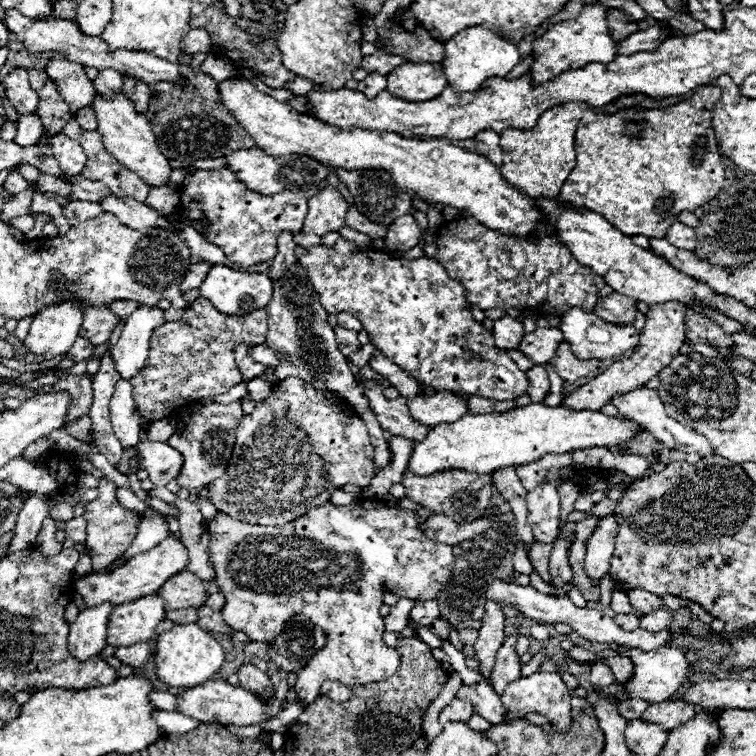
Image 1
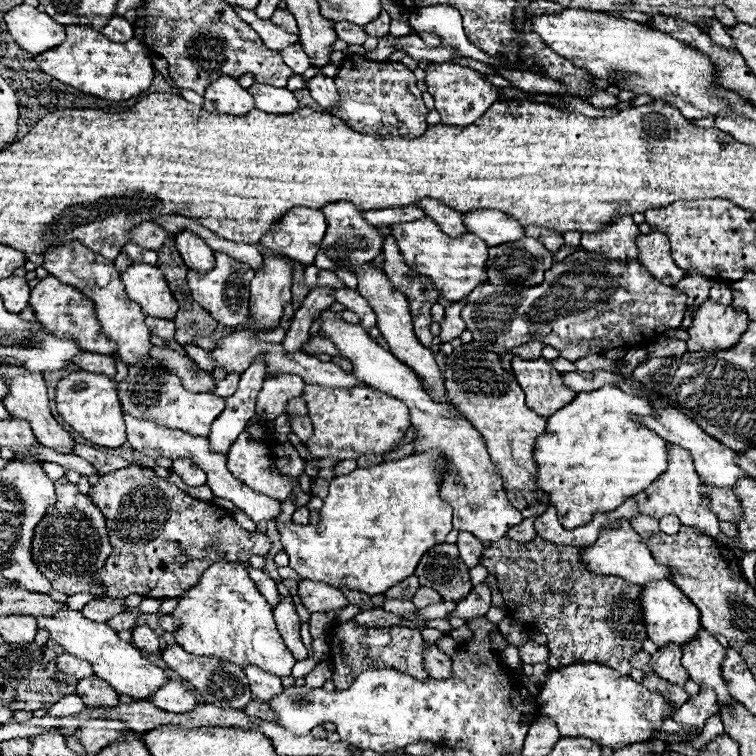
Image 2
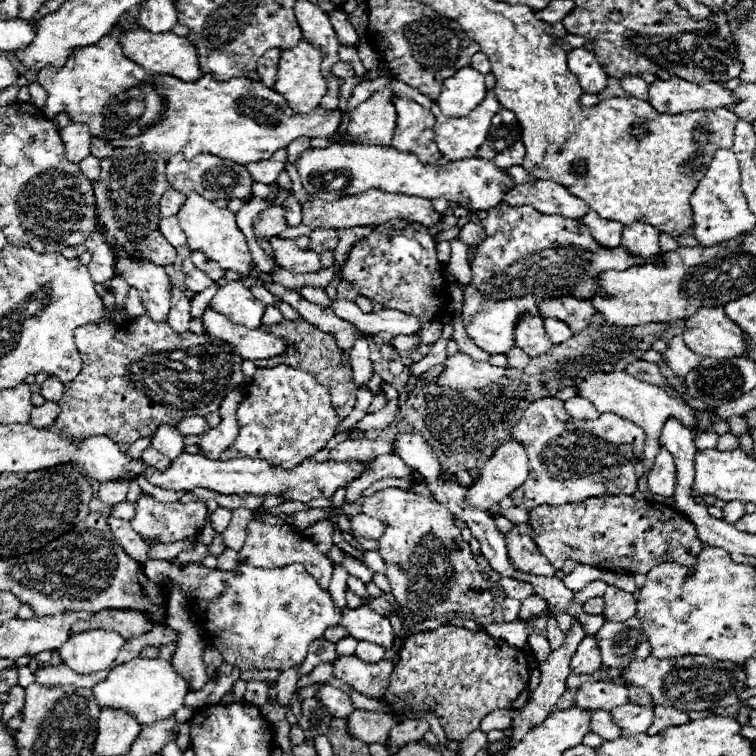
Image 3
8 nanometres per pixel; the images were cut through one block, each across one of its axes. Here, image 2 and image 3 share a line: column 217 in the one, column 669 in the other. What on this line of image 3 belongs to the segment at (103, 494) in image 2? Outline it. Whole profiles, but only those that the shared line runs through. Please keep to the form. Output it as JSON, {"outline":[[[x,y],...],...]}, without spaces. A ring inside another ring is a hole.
{"outline":[[[600,496],[588,498],[578,504],[562,506],[538,506],[530,510],[530,520],[534,532],[534,542],[538,550],[548,558],[548,562],[560,570],[564,560],[578,560],[582,564],[596,566],[600,570],[610,570],[616,574],[648,574],[654,566],[662,562],[676,562],[690,570],[696,570],[696,556],[704,548],[694,524],[678,510],[666,504],[636,500],[632,496]]]}

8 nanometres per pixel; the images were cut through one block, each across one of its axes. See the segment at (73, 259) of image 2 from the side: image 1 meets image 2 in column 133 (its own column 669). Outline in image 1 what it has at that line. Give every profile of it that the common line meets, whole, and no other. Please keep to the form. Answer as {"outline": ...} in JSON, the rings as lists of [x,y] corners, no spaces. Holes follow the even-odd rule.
{"outline":[[[676,300],[666,302],[666,304],[650,306],[646,310],[646,324],[644,324],[644,328],[640,332],[640,344],[636,346],[632,356],[612,364],[604,374],[600,374],[598,378],[590,380],[582,388],[578,388],[572,394],[568,394],[562,400],[562,404],[566,408],[574,408],[574,410],[600,410],[604,404],[610,402],[610,398],[614,394],[626,394],[626,392],[638,388],[640,384],[646,384],[666,364],[670,364],[670,360],[680,352],[682,344],[686,342],[686,330],[684,330],[686,310],[688,308],[682,302],[676,302]]]}

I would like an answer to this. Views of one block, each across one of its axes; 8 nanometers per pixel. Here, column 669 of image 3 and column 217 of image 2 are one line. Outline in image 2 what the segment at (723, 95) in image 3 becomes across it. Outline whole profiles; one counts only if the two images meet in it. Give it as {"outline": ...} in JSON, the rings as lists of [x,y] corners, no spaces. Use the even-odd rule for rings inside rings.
{"outline":[[[220,76],[204,94],[204,108],[212,114],[248,114],[254,106],[252,94],[232,76]]]}

